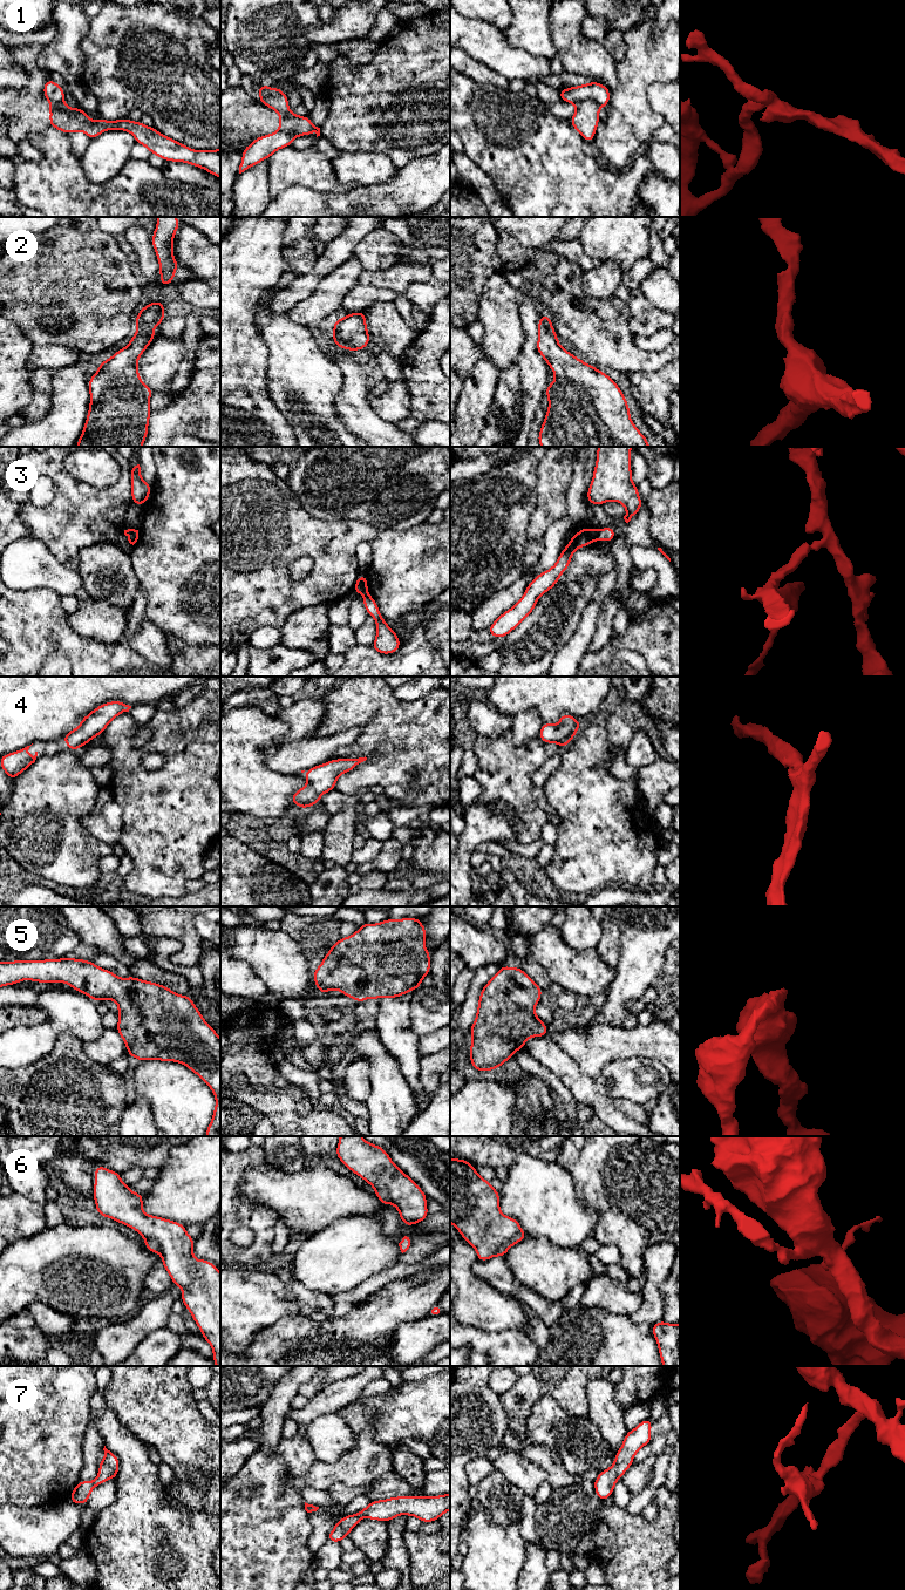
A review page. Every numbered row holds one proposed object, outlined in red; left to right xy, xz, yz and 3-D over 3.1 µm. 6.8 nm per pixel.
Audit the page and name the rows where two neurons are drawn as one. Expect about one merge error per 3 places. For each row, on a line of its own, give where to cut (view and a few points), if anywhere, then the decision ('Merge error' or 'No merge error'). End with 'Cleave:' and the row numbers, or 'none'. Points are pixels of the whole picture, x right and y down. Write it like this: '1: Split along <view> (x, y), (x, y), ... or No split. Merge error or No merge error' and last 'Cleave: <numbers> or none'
1: Split along yz (575, 103), (582, 100), (592, 100), (599, 108). Merge error
2: No split. No merge error
3: Split along yz (596, 531), (598, 538). Merge error
4: No split. No merge error
5: No split. No merge error
6: No split. No merge error
7: No split. No merge error
Cleave: 1, 3

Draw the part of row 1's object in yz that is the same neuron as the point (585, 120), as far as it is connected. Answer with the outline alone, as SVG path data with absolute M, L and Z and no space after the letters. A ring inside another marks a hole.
M583 100L576 103L576 113L570 123L585 142L593 142L596 129L600 122L599 109L599 106L592 100Z

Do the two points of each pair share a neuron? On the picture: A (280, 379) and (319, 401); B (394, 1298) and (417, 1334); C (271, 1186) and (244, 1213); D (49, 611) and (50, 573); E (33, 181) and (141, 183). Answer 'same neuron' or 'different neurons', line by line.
A: same neuron
B: different neurons
C: different neurons
D: different neurons
E: same neuron

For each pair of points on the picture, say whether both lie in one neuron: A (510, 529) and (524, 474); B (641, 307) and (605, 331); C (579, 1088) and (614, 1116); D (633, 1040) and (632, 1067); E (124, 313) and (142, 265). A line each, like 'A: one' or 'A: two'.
A: one
B: two
C: one
D: two
E: two

